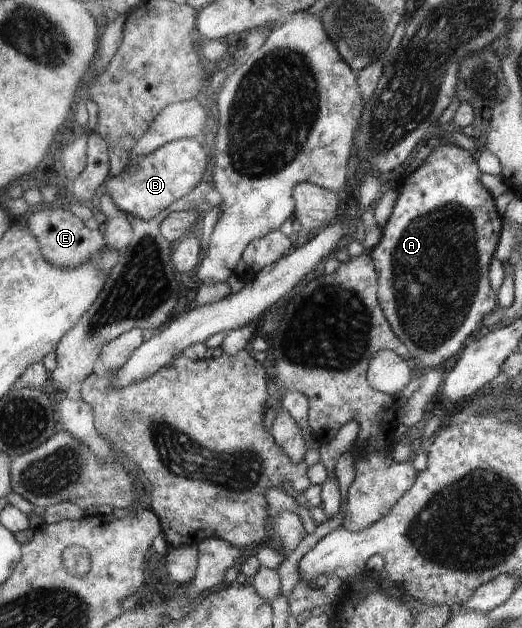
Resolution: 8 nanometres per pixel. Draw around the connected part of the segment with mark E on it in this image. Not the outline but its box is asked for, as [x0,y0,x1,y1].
[22,205,108,266]

